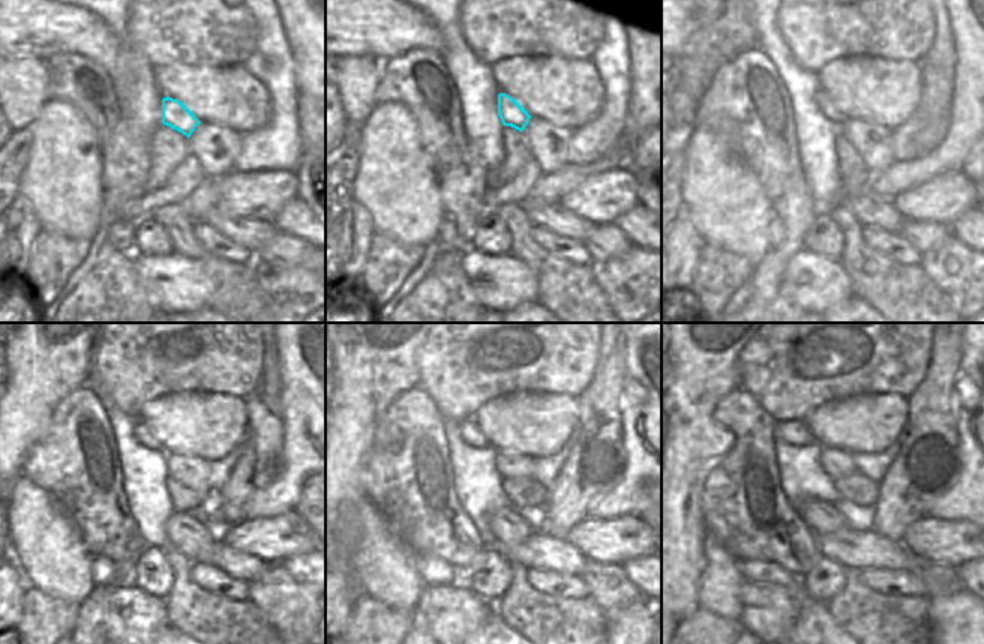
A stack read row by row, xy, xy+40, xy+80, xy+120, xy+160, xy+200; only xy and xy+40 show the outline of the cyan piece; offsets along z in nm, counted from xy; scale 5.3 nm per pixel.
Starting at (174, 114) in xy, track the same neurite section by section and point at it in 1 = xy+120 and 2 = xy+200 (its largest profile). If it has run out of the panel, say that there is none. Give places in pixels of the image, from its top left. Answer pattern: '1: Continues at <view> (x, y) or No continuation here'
1: Continues at xy+120 (143, 436)
2: Continues at xy+200 (791, 431)

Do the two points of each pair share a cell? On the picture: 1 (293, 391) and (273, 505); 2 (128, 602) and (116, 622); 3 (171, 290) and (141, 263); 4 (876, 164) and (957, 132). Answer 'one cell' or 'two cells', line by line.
1: one cell
2: one cell
3: one cell
4: two cells

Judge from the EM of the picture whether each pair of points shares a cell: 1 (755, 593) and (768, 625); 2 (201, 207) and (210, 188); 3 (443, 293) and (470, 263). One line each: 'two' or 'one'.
1: one
2: one
3: two

